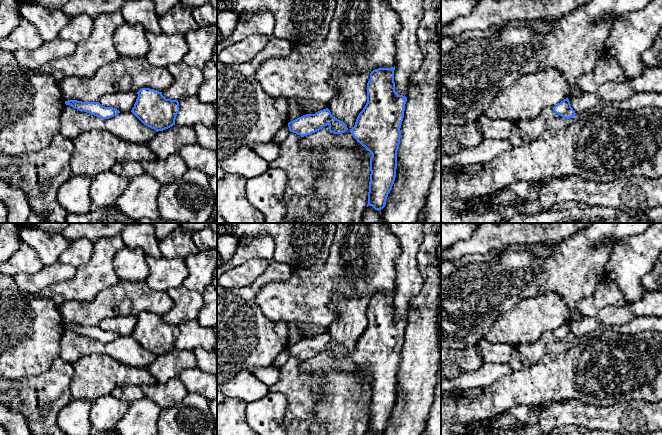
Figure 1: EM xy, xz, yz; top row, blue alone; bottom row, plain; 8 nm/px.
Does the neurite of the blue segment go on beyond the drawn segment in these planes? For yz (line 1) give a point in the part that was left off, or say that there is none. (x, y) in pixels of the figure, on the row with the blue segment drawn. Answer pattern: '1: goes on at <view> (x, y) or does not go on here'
1: does not go on here

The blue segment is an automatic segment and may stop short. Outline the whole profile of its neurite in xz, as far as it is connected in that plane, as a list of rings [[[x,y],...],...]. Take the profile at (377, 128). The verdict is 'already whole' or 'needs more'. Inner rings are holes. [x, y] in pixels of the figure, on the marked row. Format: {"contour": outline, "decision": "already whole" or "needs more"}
{"contour": [[[395,66],[378,68],[370,73],[367,83],[367,103],[359,113],[355,126],[350,129],[353,137],[372,154],[370,158],[370,182],[368,192],[368,206],[379,211],[386,205],[396,177],[397,151],[400,144],[401,124],[404,118],[407,97],[398,95],[394,82]]], "decision": "already whole"}

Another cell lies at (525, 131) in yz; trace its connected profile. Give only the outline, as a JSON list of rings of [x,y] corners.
[[[547,107],[534,119],[517,122],[512,128],[508,139],[513,147],[528,144],[545,131],[562,130],[569,127],[579,117],[580,115],[575,115],[573,118],[566,119],[556,114],[551,107]]]

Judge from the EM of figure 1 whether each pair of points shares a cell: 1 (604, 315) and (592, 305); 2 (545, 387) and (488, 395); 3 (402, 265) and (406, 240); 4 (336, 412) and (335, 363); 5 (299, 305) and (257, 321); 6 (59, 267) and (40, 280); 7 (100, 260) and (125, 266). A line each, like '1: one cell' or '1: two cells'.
1: two cells
2: one cell
3: one cell
4: two cells
5: two cells
6: one cell
7: two cells

